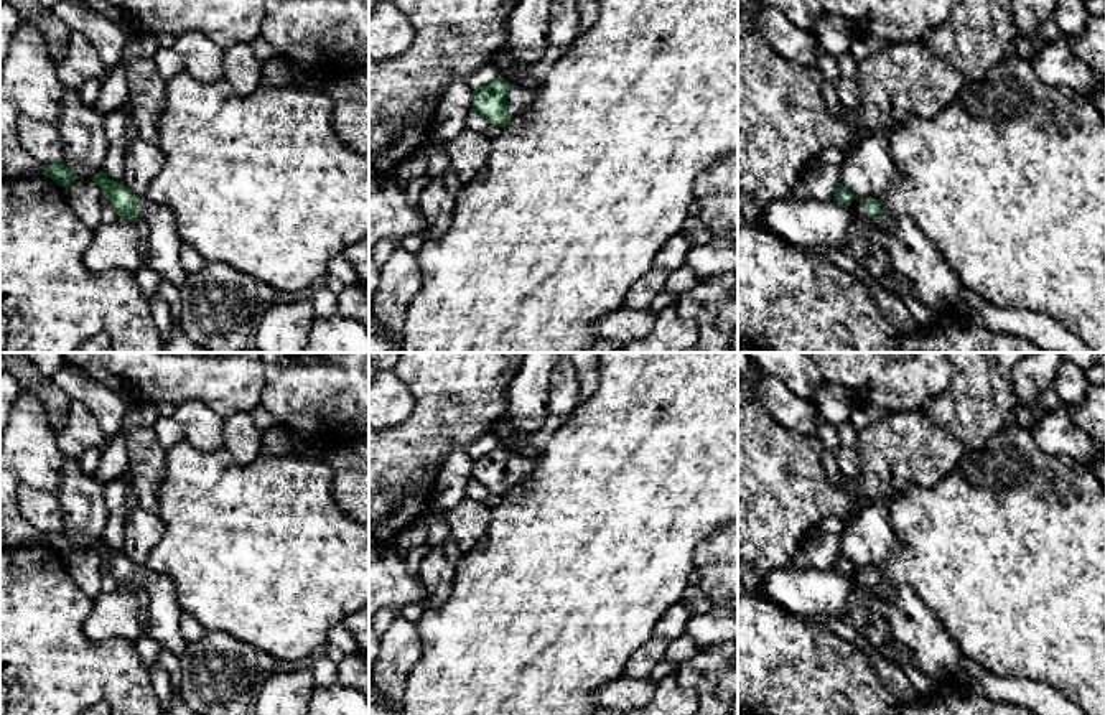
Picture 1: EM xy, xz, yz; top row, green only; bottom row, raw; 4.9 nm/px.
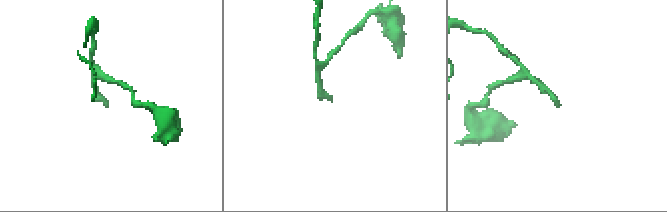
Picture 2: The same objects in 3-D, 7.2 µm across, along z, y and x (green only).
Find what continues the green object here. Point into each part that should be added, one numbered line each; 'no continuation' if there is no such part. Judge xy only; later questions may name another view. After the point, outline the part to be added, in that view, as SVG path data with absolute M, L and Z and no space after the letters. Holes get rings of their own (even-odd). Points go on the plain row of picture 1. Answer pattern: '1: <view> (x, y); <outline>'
1: xy (163, 613); M142 567L138 570L138 586L148 593L150 600L145 634L156 641L161 649L168 649L180 657L188 643L180 631L180 616L183 611L176 601L173 580L165 573Z

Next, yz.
1: yz (858, 575); M856 567L845 573L858 588L860 586L870 586L868 583L868 570Z

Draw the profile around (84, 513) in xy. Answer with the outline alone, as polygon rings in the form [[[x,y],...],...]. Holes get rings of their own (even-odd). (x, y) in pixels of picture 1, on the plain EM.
[[[64,458],[54,496],[63,509],[63,532],[77,549],[92,549],[104,539],[110,516],[104,484],[82,473],[77,460]]]

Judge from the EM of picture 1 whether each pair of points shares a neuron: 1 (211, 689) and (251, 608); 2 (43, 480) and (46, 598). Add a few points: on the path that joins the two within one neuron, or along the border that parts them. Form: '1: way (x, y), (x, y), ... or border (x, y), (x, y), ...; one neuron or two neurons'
1: border (206, 630), (229, 633), (257, 649); two neurons
2: border (41, 542), (17, 547); two neurons

